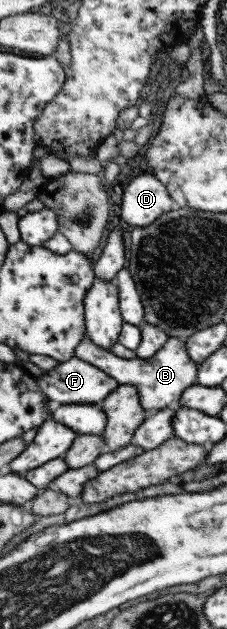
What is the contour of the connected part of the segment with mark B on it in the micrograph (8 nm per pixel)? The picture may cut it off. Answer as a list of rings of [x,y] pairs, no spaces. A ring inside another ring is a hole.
[[[85,333],[83,340],[75,349],[74,356],[105,371],[114,381],[118,381],[118,385],[134,385],[140,396],[140,405],[147,414],[175,406],[182,392],[197,381],[198,364],[190,359],[185,342],[177,337],[169,337],[167,342],[149,358],[122,359],[110,350],[96,345]]]

